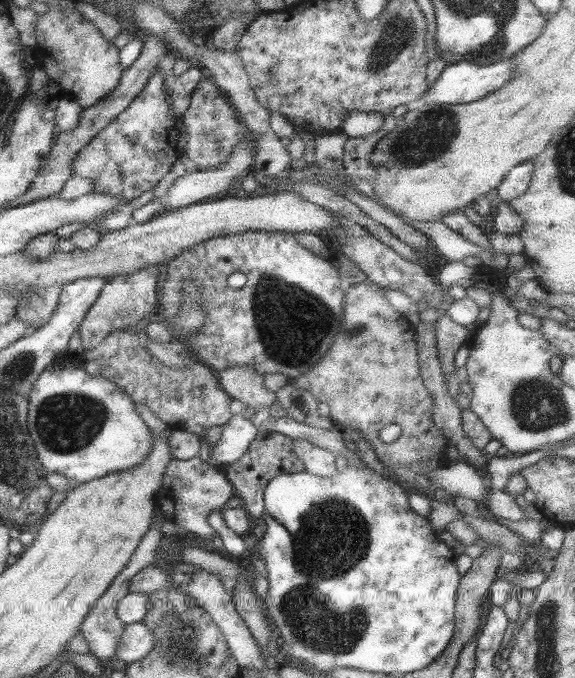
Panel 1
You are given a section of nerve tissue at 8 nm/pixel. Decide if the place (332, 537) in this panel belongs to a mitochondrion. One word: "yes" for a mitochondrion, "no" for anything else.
yes

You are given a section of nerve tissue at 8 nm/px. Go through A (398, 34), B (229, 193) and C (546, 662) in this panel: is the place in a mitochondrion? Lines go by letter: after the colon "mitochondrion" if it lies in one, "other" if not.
A: mitochondrion
B: other
C: mitochondrion

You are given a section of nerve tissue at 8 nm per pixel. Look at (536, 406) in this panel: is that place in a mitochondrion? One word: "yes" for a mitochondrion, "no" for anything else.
yes

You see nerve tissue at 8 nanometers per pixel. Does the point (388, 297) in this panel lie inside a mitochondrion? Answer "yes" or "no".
no

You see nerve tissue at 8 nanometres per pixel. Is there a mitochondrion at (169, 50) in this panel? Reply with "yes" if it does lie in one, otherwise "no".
no

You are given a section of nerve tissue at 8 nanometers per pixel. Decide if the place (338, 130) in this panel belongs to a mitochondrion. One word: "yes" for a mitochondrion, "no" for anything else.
no

